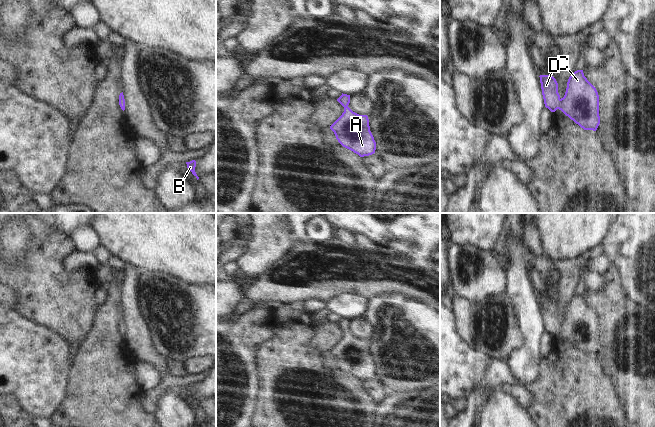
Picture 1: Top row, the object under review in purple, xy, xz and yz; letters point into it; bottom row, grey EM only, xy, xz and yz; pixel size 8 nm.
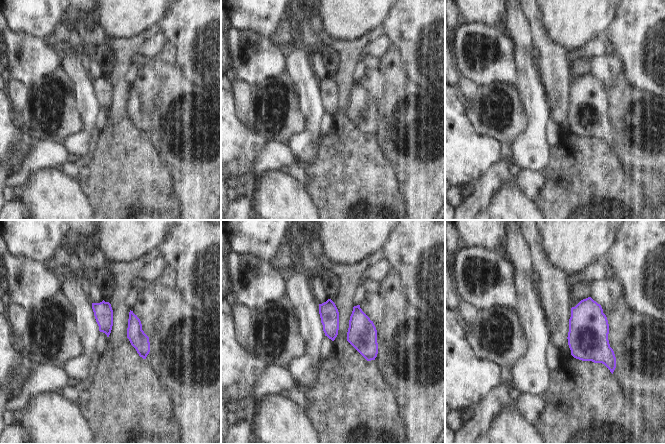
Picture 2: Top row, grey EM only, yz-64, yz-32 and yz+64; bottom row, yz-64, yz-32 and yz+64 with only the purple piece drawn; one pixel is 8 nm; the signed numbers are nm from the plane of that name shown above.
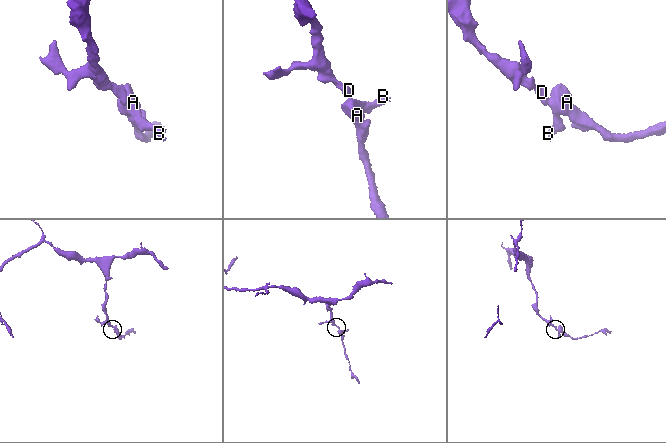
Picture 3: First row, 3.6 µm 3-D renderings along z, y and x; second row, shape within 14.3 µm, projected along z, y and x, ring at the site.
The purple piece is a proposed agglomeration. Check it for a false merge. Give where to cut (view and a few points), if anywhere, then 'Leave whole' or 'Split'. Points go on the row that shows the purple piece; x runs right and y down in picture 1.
No split. Leave whole

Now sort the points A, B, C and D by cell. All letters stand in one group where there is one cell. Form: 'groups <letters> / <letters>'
groups A B C D

